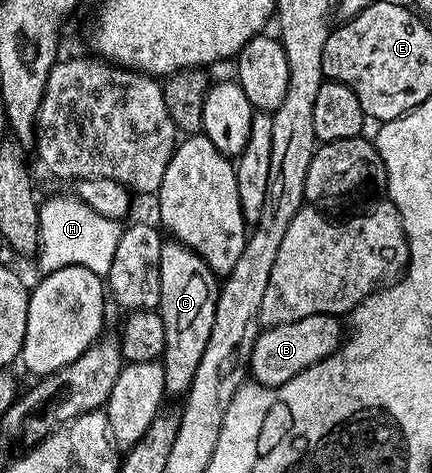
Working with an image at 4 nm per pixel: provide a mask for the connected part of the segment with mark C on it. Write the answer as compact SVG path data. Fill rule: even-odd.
M165 241L162 245L160 280L162 293L158 310L166 329L166 345L162 356L164 393L168 397L183 397L187 395L194 381L194 373L198 369L198 361L202 361L202 353L206 353L210 329L214 329L214 309L220 296L220 283L210 265L206 265L206 261L198 257L198 253L175 241Z

